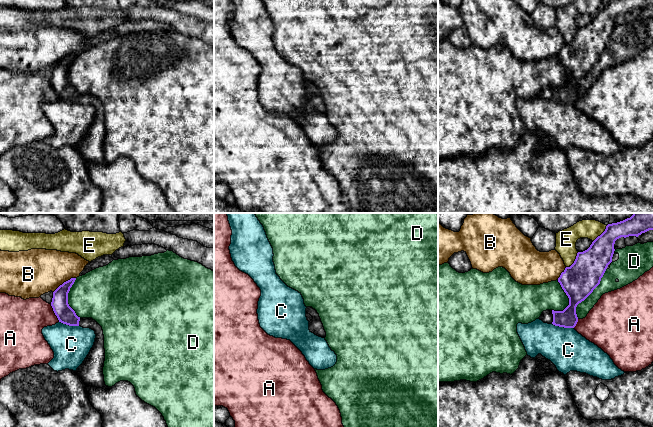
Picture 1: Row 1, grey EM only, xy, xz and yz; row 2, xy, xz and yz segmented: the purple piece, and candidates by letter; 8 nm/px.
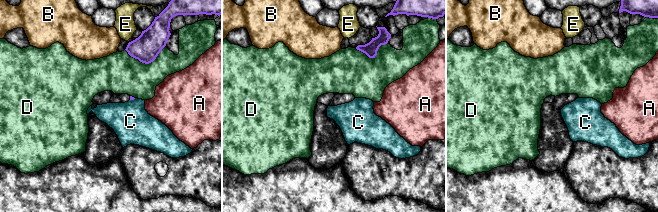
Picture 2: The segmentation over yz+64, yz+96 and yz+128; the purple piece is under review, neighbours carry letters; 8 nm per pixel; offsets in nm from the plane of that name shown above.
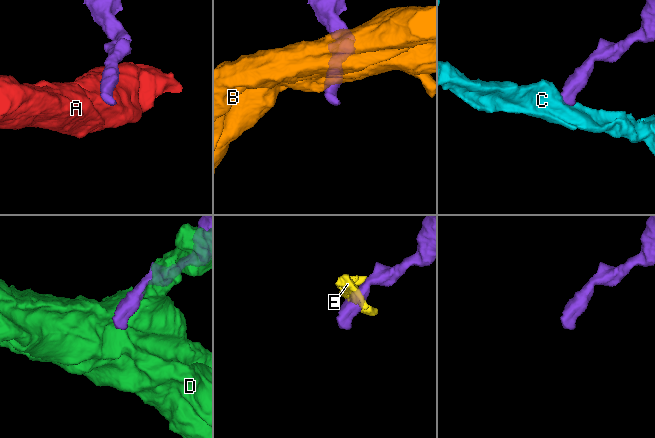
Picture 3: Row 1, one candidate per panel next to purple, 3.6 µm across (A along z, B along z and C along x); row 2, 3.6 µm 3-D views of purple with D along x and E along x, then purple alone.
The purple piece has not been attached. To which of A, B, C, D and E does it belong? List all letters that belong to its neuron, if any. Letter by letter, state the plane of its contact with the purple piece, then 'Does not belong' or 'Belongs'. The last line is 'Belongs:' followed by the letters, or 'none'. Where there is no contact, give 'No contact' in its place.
A: Touches purple in xy. Does not belong
B: Touches purple in xy. Does not belong
C: Touches purple in yz. Does not belong
D: Touches purple in yz. Does not belong
E: Touches purple in yz. Does not belong
Belongs: none

